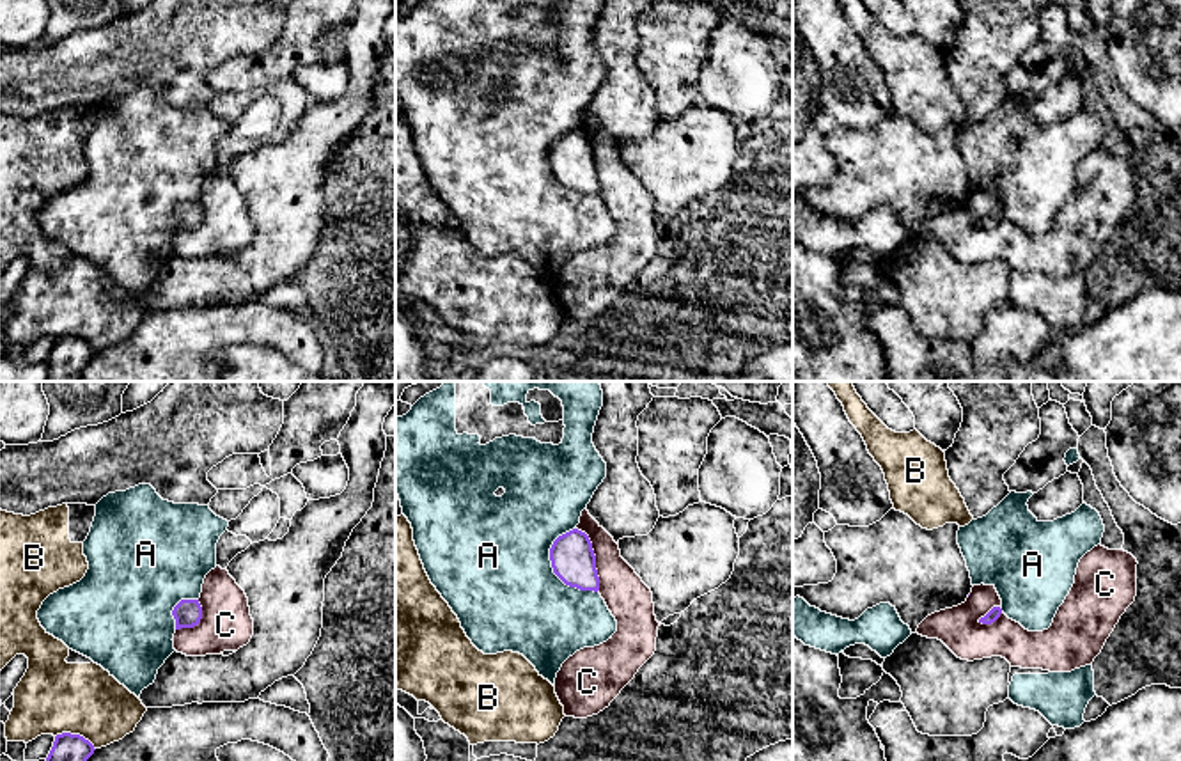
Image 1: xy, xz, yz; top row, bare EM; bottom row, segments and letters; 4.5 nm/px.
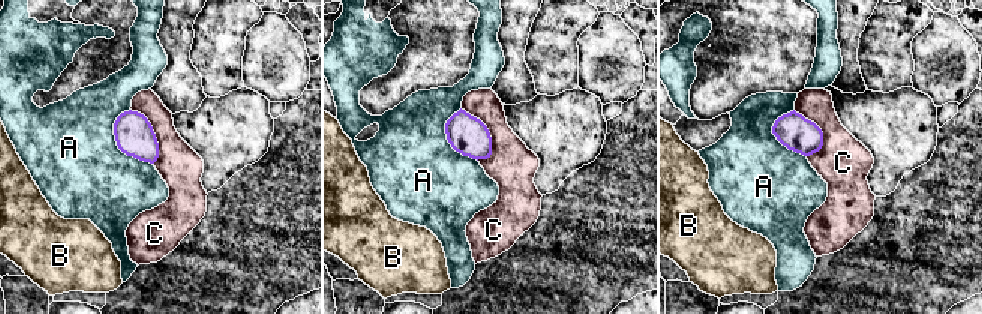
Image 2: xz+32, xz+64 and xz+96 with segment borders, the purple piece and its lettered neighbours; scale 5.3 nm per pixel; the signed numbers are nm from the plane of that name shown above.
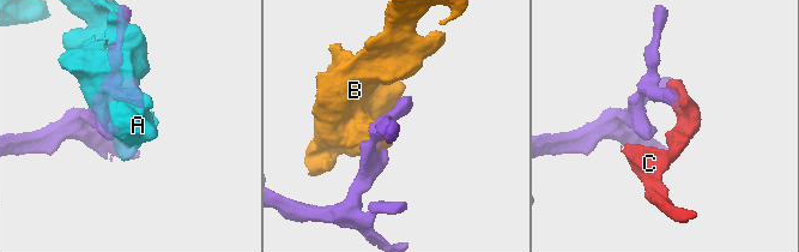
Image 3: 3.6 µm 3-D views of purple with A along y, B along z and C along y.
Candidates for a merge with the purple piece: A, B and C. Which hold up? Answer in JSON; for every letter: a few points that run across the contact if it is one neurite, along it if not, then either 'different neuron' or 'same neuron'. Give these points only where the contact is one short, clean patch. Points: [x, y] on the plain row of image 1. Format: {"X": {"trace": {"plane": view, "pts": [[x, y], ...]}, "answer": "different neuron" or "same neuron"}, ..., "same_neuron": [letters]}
{"A": {"answer": "different neuron"}, "B": {"answer": "different neuron"}, "C": {"trace": {"plane": "xz", "pts": [[577, 130], [591, 146], [598, 194]]}, "answer": "different neuron"}, "same_neuron": []}

